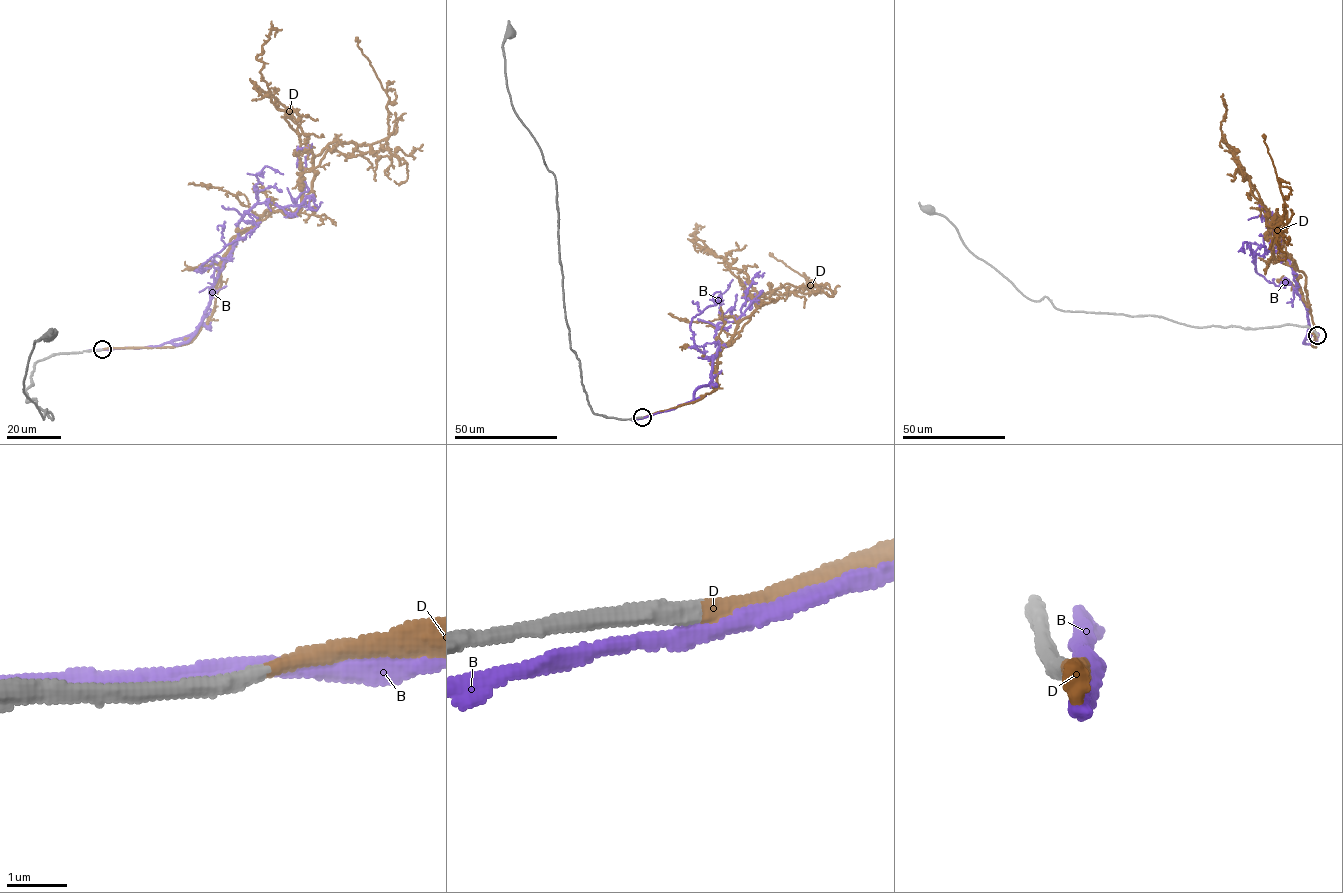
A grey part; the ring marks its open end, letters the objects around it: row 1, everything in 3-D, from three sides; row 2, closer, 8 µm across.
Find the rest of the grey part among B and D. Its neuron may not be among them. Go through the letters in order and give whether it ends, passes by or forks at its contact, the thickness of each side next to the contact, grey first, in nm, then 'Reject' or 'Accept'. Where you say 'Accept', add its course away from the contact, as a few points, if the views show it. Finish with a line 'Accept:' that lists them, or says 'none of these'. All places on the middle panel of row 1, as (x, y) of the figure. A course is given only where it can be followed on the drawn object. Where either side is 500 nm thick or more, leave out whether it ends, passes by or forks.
B: It passes by. Thickness 360 nm (grey) against 280 nm. Reject
D: It ends there. Thickness 320 nm (grey) against 280 nm. Accept. Its course: (642, 417), (714, 390), (714, 354), (738, 338), (764, 304), (758, 295), (813, 292), (807, 278), (769, 253)
Accept: D

